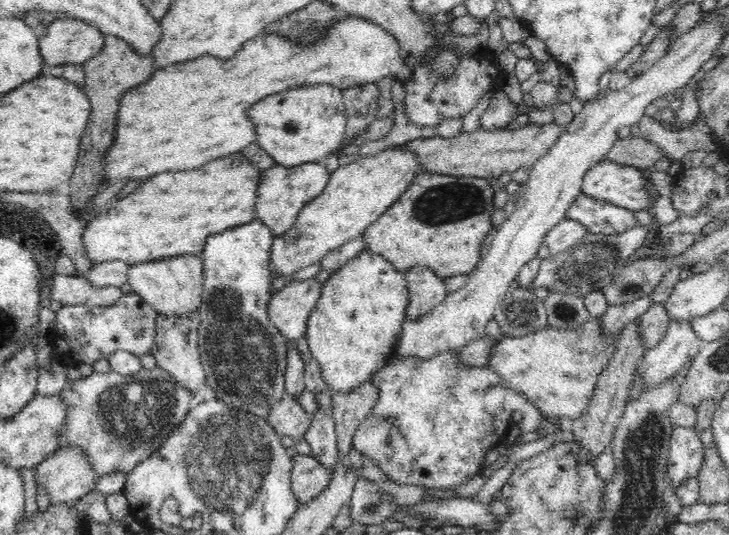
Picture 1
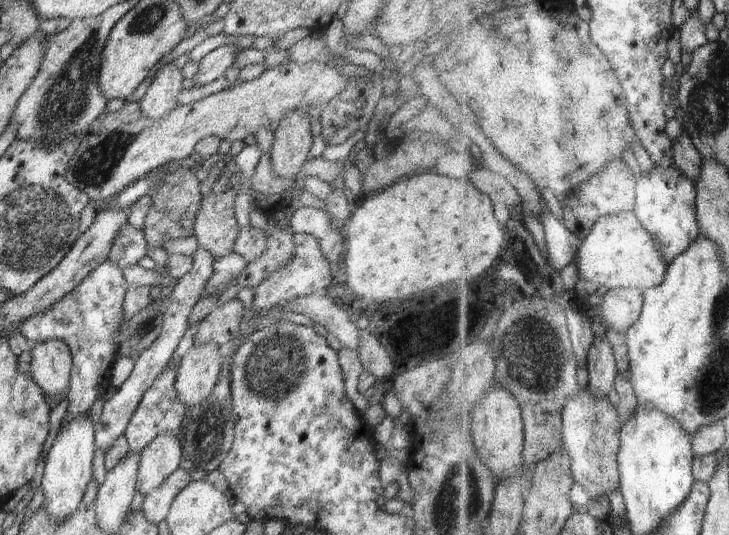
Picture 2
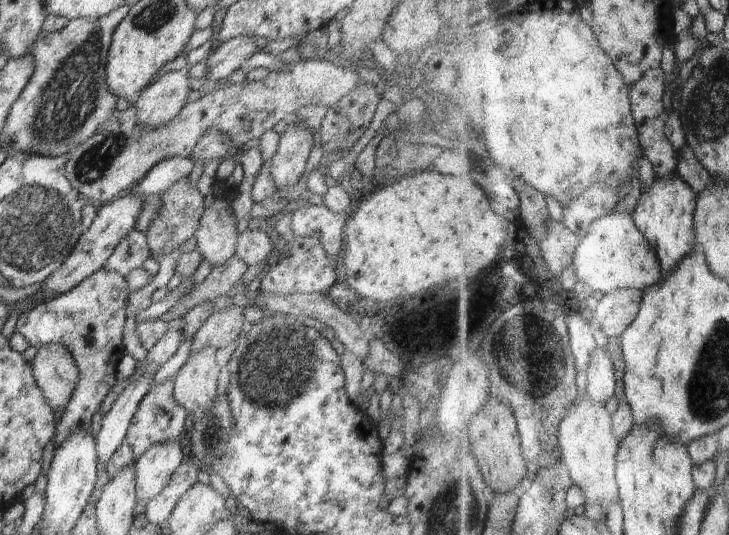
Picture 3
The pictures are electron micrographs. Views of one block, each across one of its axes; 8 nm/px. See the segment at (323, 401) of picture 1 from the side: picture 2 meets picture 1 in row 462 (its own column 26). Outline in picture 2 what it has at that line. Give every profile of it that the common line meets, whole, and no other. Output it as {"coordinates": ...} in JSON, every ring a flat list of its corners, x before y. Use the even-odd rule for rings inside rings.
{"coordinates":[[108,259,96,270,92,270,77,288,60,298,52,308,40,312,40,315,30,316,18,326,18,333,21,333,28,342,58,339,62,340,70,350,72,374,67,392,69,404,62,423,80,414,88,415,94,402,106,394,111,384,112,368,119,358,116,356,114,338,125,316,123,304,126,290,128,284,123,273]]}

